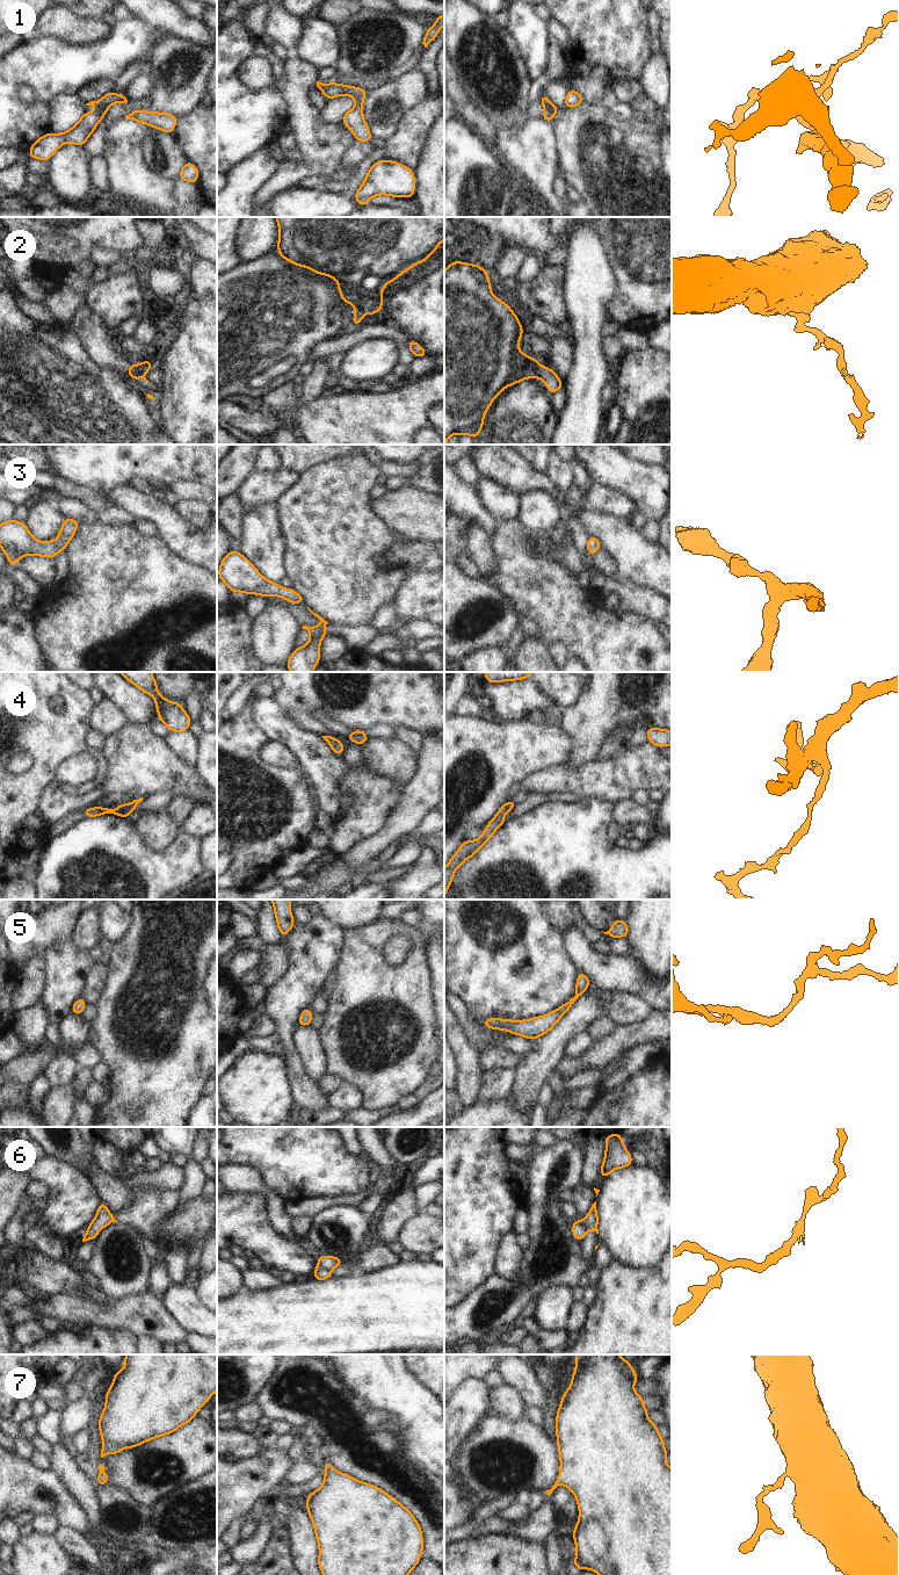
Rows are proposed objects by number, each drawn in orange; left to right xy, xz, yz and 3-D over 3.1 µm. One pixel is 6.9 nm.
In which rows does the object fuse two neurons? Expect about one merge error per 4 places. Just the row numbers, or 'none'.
2, 4, 6.

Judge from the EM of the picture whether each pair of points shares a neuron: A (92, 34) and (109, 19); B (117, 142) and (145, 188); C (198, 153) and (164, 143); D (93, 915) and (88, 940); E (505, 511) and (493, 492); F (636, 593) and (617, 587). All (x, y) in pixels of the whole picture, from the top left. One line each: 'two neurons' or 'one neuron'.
A: two neurons
B: one neuron
C: two neurons
D: one neuron
E: one neuron
F: one neuron

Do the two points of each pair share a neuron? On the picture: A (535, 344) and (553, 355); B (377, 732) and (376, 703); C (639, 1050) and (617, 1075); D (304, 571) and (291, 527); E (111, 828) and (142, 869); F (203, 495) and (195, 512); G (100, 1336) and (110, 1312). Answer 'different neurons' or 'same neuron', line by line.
A: same neuron
B: different neurons
C: same neuron
D: same neuron
E: same neuron
F: different neurons
G: different neurons

